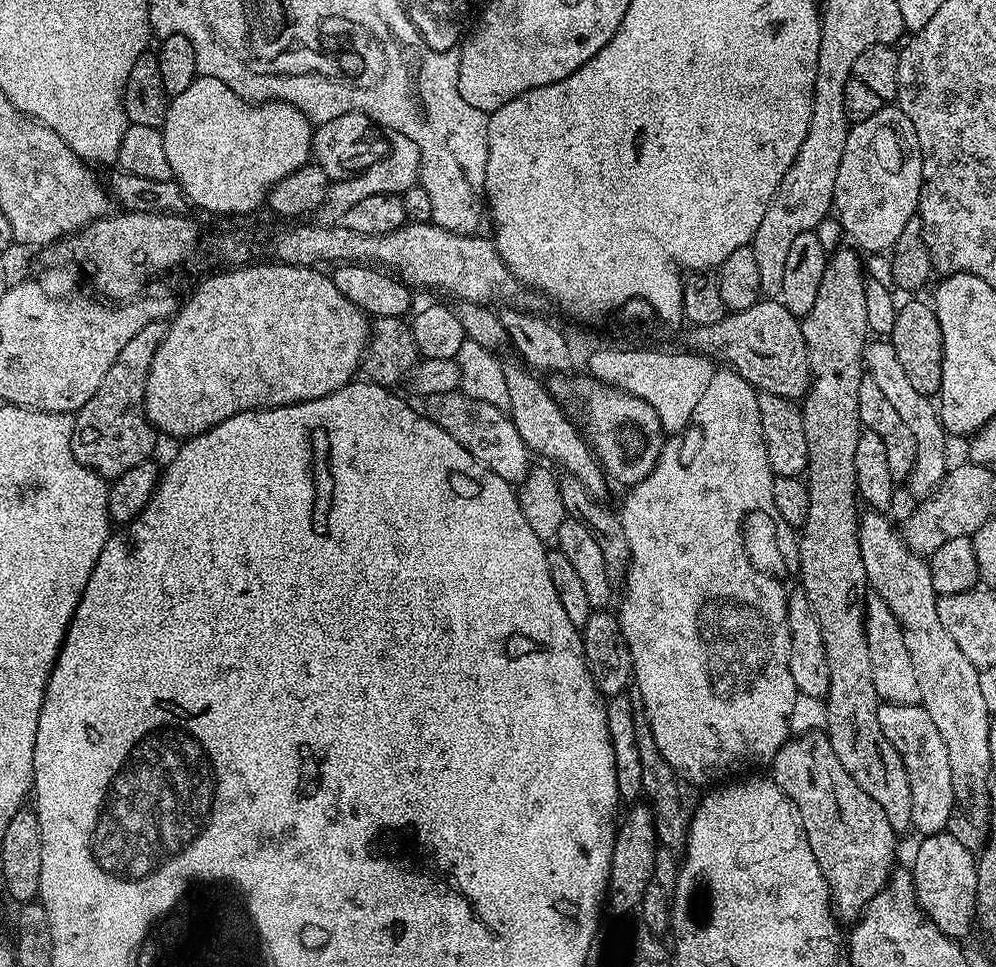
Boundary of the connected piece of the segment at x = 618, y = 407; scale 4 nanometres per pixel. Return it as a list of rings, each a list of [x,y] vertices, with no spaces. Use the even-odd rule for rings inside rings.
[[[595,378],[587,379],[581,382],[580,392],[584,395],[584,422],[588,426],[586,439],[596,453],[596,459],[600,461],[603,471],[623,486],[642,482],[642,478],[646,478],[654,470],[666,447],[666,431],[660,424],[654,406]]]

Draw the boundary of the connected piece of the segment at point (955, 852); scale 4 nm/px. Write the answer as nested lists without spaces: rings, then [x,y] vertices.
[[[945,830],[943,832],[936,832],[932,836],[923,837],[919,842],[920,845],[916,848],[916,857],[913,858],[912,864],[910,863],[910,871],[912,874],[912,881],[916,886],[916,897],[918,898],[920,905],[922,906],[922,910],[927,914],[928,917],[934,922],[934,926],[938,926],[938,930],[942,930],[942,934],[946,934],[947,936],[953,938],[961,938],[960,936],[964,936],[968,931],[973,930],[974,925],[977,923],[976,921],[976,895],[978,894],[978,874],[976,873],[977,866],[977,857],[972,854],[971,850],[967,848],[966,845],[963,844],[962,841],[959,840],[956,836],[951,836],[951,831]]]

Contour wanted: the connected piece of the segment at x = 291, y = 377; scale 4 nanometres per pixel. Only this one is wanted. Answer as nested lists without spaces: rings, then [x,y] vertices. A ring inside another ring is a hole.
[[[249,262],[243,266],[233,267],[232,272],[220,272],[217,276],[208,276],[192,292],[192,297],[185,304],[179,305],[178,311],[171,317],[168,324],[166,338],[158,346],[154,354],[154,362],[150,362],[150,374],[146,380],[146,394],[144,395],[144,409],[148,415],[148,422],[157,433],[184,432],[195,434],[206,431],[209,426],[222,422],[225,416],[233,416],[242,410],[257,408],[281,408],[289,402],[313,400],[322,398],[327,392],[333,392],[343,384],[351,384],[354,380],[352,368],[359,369],[362,364],[362,353],[368,347],[370,339],[370,320],[361,312],[360,308],[342,296],[336,290],[334,282],[320,270],[313,270],[303,264],[256,264]]]

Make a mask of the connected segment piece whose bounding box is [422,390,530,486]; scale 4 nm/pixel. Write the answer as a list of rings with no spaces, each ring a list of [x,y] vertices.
[[[461,390],[450,394],[430,394],[423,397],[422,404],[423,411],[431,420],[442,426],[442,430],[446,430],[446,434],[450,434],[450,438],[462,445],[475,460],[482,462],[482,466],[498,474],[498,478],[507,480],[513,486],[527,479],[530,449],[526,442],[522,442],[522,434],[518,434],[512,417],[505,409],[467,396]]]

